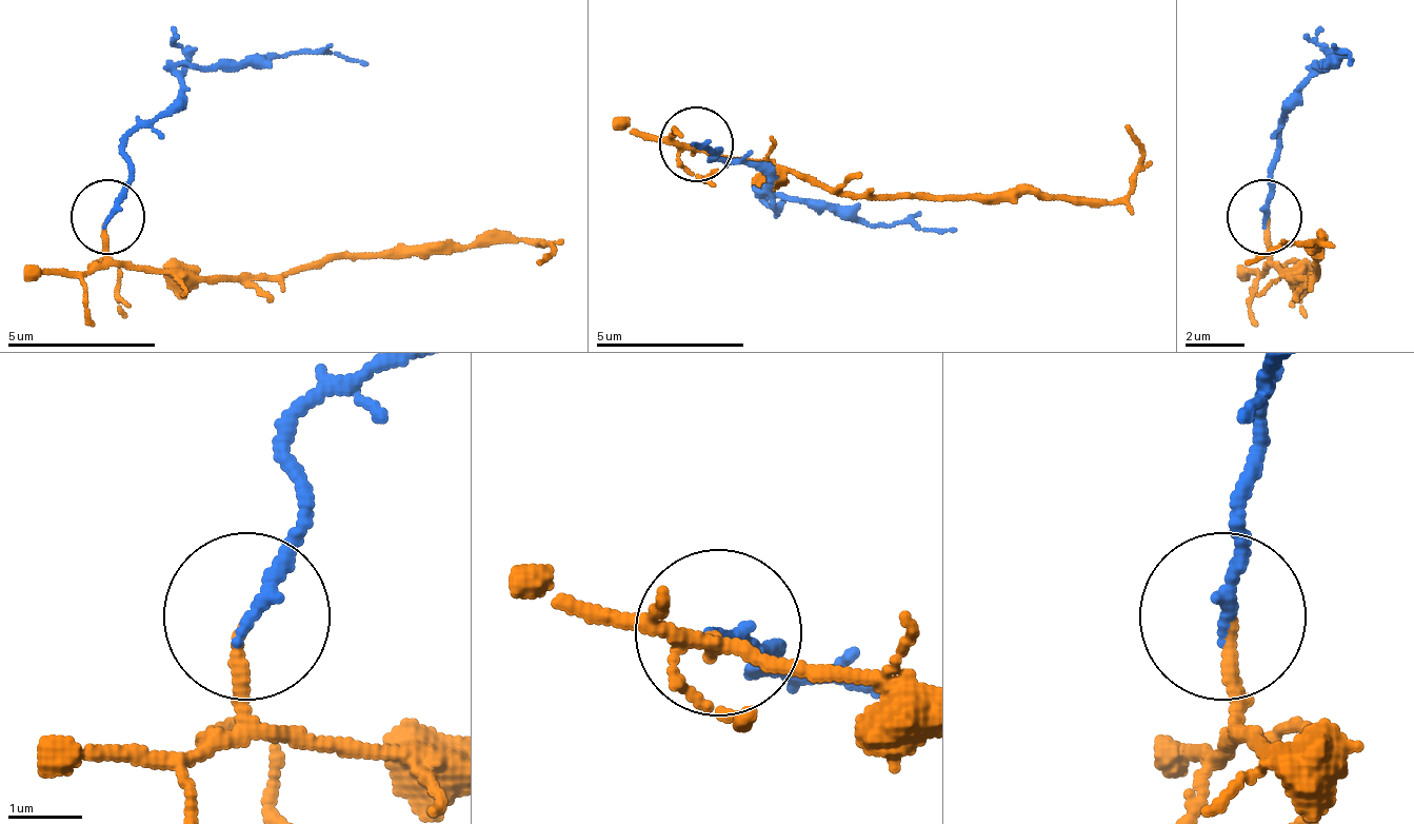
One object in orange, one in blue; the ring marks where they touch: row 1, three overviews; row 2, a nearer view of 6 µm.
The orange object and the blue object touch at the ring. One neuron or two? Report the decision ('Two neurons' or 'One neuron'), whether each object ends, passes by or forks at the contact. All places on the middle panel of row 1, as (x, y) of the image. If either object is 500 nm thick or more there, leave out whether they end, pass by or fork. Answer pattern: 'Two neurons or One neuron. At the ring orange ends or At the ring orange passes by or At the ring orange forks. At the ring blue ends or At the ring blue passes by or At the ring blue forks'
One neuron. At the ring orange ends. At the ring blue ends

